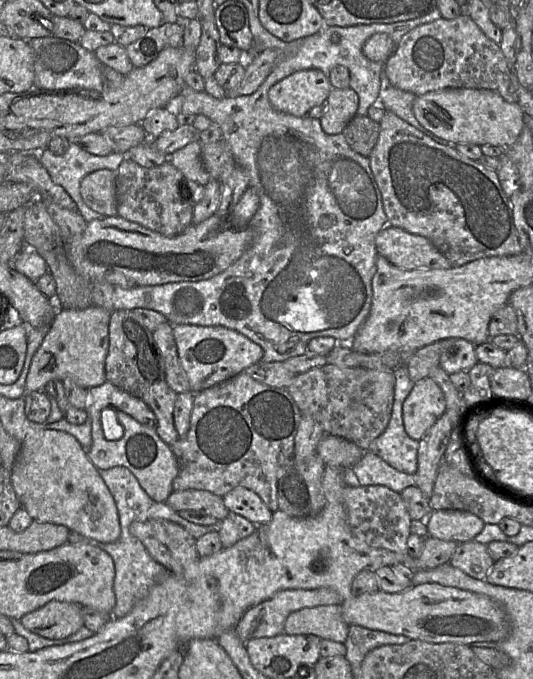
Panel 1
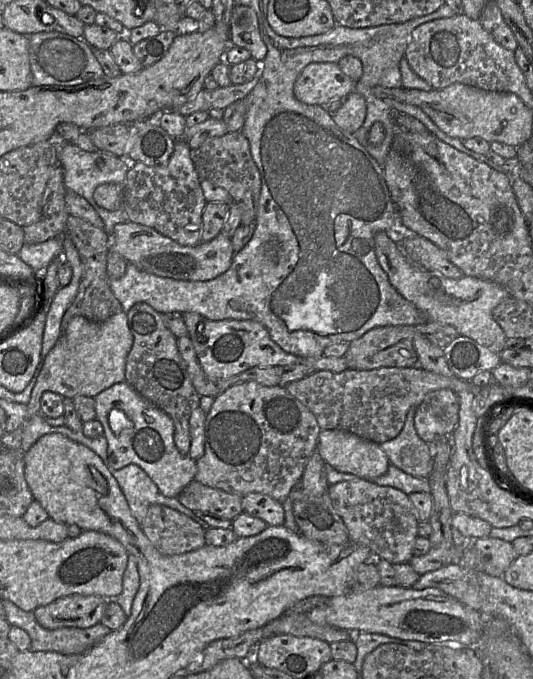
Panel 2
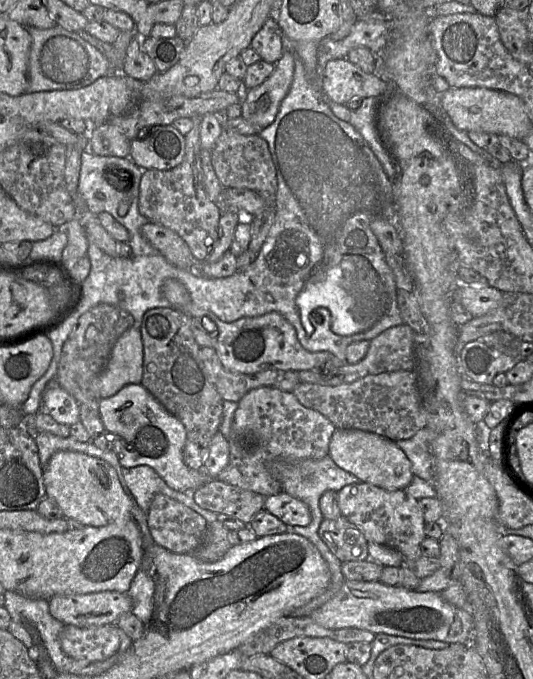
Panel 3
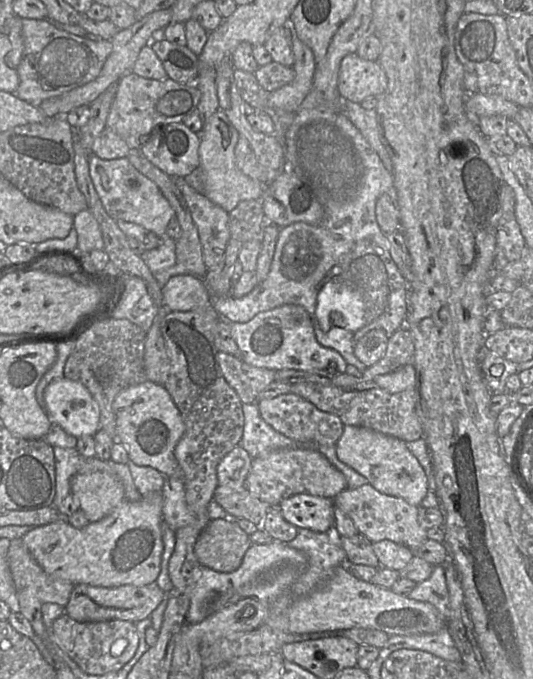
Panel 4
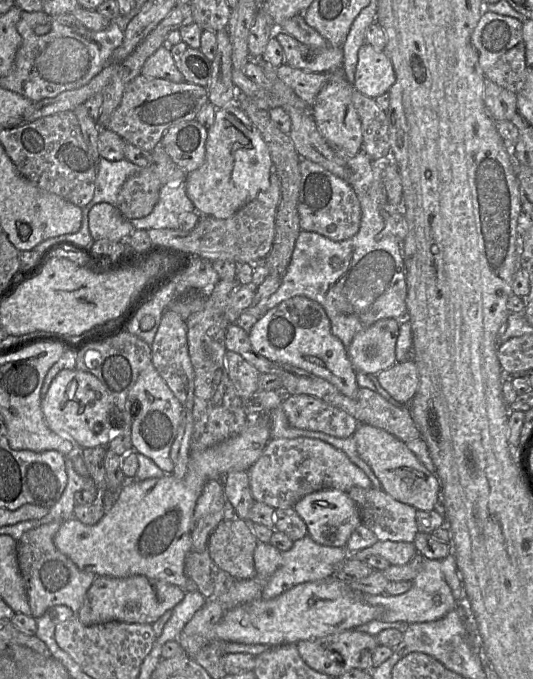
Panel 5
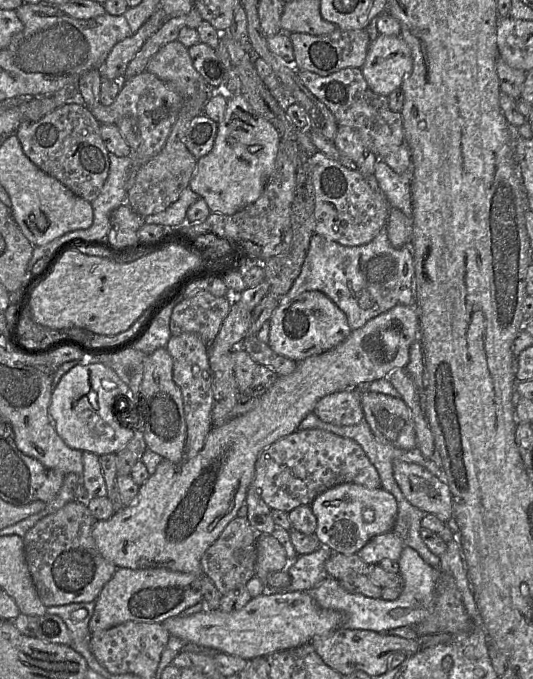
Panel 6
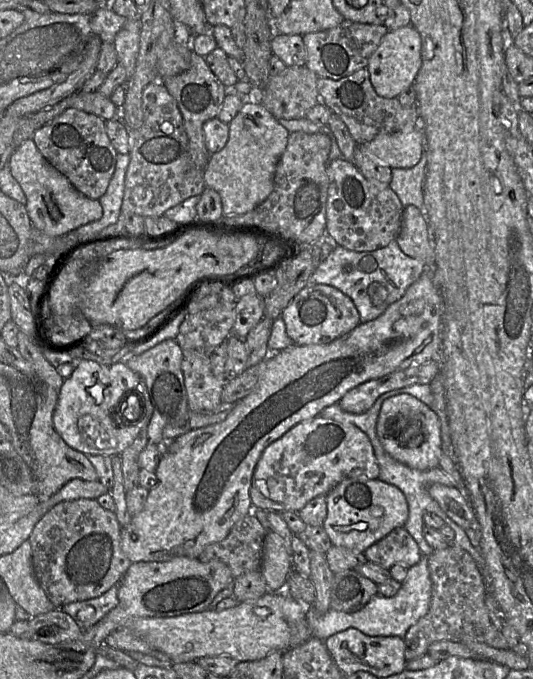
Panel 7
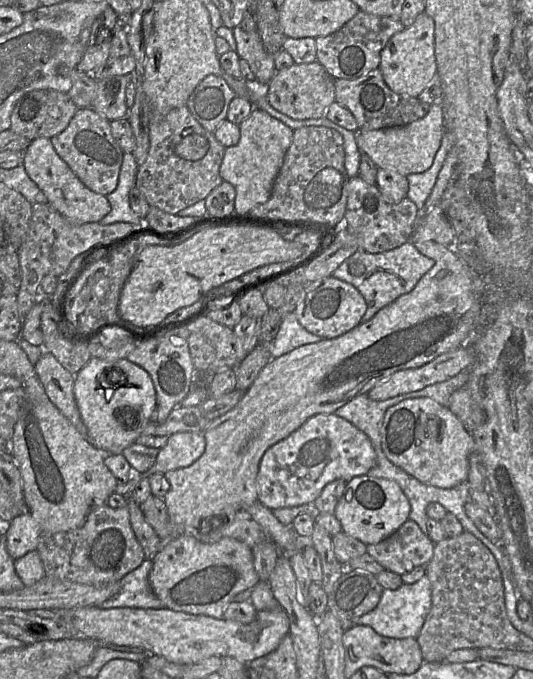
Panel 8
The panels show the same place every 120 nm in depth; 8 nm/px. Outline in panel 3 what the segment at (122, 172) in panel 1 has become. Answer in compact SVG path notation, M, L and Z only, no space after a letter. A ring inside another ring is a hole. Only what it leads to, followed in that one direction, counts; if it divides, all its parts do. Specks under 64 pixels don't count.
M191 118L193 126L184 135L185 155L178 166L170 170L144 170L139 183L138 208L149 222L160 224L175 231L186 242L193 256L199 261L205 261L217 240L217 228L223 206L211 201L203 186L200 159L201 118Z

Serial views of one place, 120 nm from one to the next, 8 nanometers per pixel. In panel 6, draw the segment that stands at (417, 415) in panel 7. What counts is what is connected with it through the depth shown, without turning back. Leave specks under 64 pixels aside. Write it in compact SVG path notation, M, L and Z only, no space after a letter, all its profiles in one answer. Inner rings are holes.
M360 389L364 419L372 433L383 443L401 450L416 448L416 434L412 414L398 397Z

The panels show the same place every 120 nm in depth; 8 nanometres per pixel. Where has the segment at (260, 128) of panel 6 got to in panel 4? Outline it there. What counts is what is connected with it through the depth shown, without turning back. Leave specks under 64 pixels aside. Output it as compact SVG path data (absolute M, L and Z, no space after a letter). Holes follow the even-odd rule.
M222 109L206 121L201 138L199 168L203 172L204 195L229 213L242 201L260 198L265 185L250 178L238 167L235 148L239 133Z

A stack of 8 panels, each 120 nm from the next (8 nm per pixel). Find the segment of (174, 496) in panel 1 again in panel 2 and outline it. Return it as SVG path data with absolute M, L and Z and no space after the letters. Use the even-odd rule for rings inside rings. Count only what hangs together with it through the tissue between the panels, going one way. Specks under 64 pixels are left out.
M193 481L178 495L179 502L192 511L205 511L233 520L243 513L242 497Z

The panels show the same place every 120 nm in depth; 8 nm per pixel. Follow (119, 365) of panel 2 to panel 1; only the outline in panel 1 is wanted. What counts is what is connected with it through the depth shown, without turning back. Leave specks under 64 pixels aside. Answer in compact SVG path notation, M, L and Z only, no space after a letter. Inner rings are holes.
M93 305L83 310L61 309L56 311L56 316L41 346L32 358L25 392L45 392L44 388L51 380L71 379L86 390L104 384L111 313L102 307Z

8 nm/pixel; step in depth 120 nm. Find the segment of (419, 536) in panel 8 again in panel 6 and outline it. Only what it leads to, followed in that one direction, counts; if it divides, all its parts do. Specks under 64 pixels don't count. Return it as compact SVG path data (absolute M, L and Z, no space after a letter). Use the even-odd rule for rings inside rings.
M389 531L373 537L356 554L369 565L378 565L383 559L398 561L405 546L404 539Z

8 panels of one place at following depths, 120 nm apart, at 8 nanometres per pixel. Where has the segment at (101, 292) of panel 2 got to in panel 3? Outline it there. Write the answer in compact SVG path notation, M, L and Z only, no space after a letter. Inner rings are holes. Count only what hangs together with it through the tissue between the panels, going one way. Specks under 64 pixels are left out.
M99 304L79 317L63 345L57 368L58 383L80 405L86 405L93 413L99 413L102 400L98 396L98 376L107 366L118 338L134 325L135 320L127 311L113 305Z

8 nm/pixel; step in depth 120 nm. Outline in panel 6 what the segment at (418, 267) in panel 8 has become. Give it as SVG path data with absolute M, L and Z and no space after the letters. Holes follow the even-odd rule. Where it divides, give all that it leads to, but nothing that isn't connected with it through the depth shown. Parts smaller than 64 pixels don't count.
M386 226L371 242L360 246L344 246L314 234L301 272L284 297L292 299L312 290L324 293L344 312L351 330L359 329L396 305L415 306L412 249L394 248Z

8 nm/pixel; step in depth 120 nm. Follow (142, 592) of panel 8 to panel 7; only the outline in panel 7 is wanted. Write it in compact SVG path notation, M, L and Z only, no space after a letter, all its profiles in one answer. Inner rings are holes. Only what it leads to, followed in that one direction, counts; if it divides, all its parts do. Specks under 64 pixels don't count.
M116 584L99 597L69 603L60 609L70 615L84 633L117 606L118 587Z

